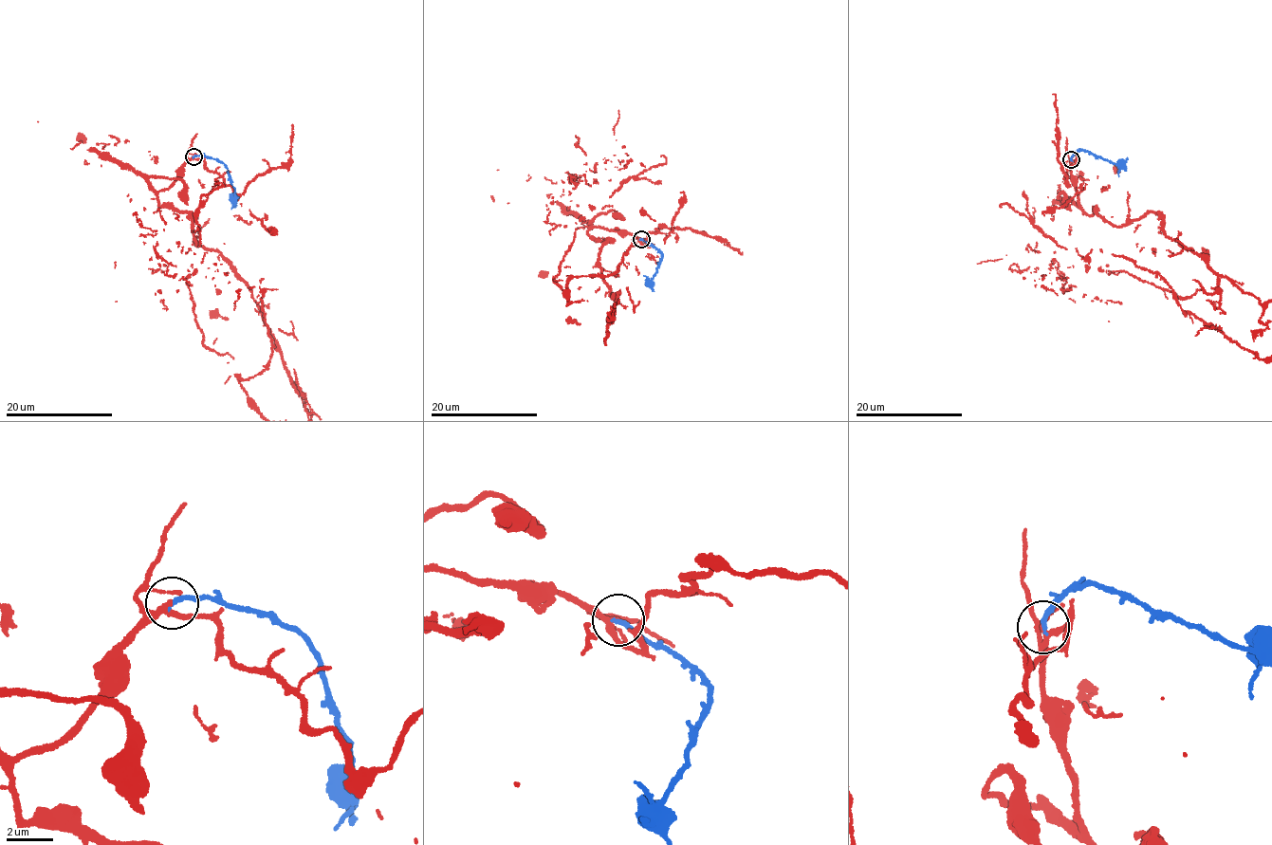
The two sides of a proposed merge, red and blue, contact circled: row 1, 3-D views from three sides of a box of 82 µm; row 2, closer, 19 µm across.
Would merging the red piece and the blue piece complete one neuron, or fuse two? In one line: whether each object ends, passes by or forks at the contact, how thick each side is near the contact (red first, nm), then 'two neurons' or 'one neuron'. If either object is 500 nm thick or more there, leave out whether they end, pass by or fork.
red passes by; blue ends; calibres 240 and 200 nm; one neuron

